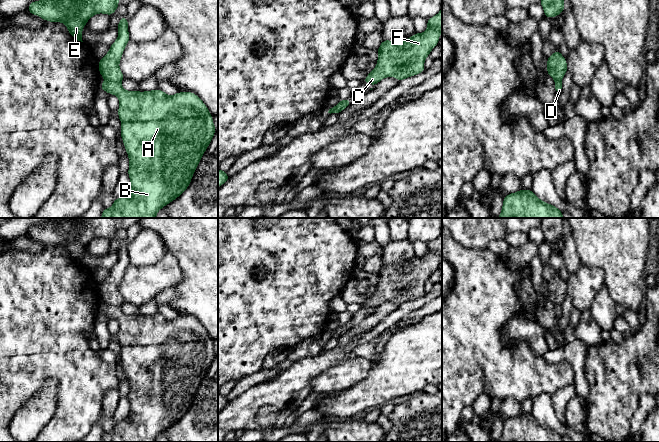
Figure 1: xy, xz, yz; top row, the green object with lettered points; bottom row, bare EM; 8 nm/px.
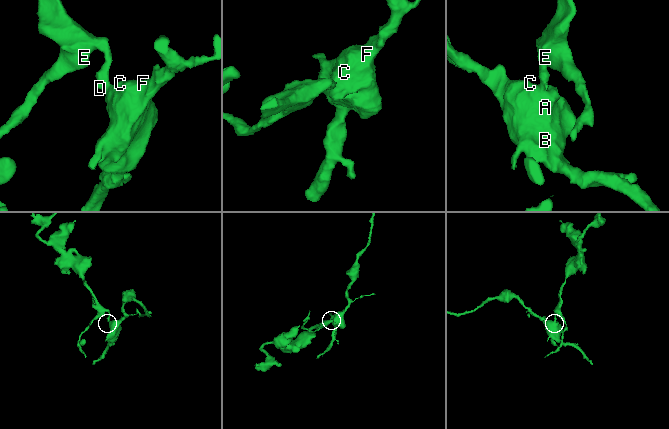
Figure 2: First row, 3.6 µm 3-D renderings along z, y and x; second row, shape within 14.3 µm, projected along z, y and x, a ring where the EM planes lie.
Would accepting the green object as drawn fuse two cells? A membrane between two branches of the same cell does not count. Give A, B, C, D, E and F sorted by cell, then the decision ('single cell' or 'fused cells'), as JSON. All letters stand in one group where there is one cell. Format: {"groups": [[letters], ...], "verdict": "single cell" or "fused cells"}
{"groups": [["A", "B", "C", "D", "F"], ["E"]], "verdict": "fused cells"}

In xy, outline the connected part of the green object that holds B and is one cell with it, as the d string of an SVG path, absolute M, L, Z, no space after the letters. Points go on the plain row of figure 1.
M104 305L101 308L101 313L111 319L116 319L119 322L118 341L122 346L120 359L123 364L123 368L128 378L130 387L130 391L127 395L130 401L129 414L123 420L115 423L113 429L110 432L103 432L101 442L156 442L156 439L160 433L178 422L190 409L194 396L204 376L214 361L216 352L213 347L213 341L210 339L209 333L204 328L204 326L195 317L192 316L178 316L169 320L160 313L144 316L127 315L121 310L120 305Z

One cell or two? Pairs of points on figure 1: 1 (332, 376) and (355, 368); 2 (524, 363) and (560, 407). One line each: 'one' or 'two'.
1: one
2: two

